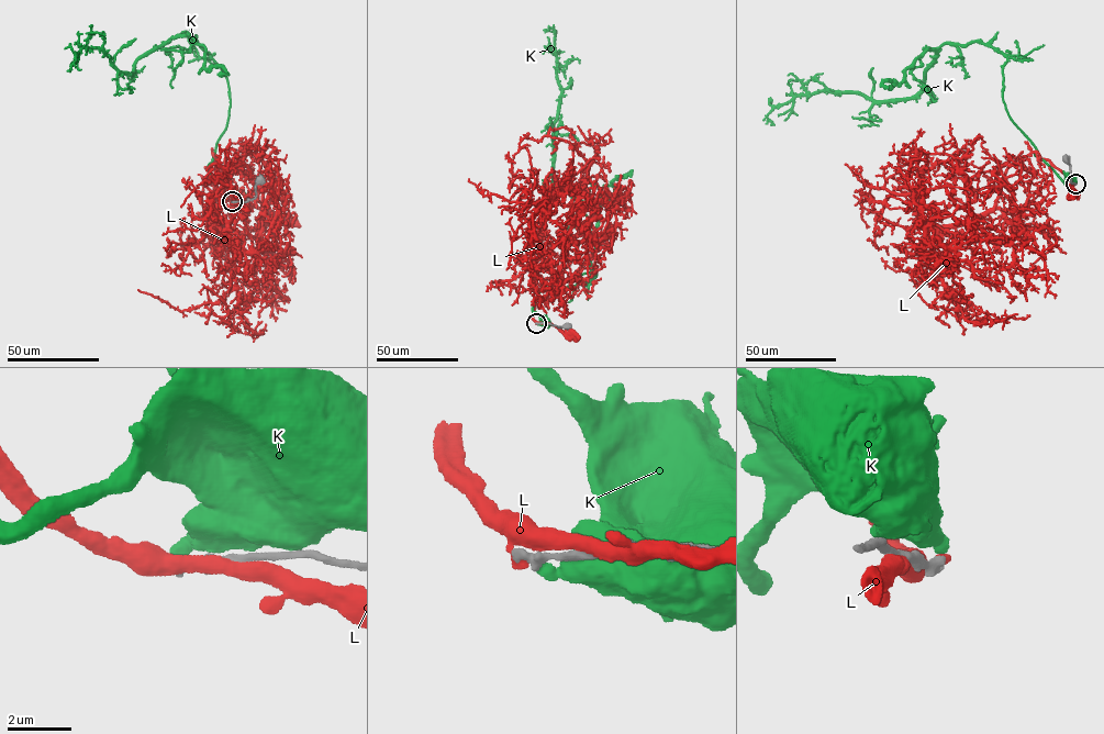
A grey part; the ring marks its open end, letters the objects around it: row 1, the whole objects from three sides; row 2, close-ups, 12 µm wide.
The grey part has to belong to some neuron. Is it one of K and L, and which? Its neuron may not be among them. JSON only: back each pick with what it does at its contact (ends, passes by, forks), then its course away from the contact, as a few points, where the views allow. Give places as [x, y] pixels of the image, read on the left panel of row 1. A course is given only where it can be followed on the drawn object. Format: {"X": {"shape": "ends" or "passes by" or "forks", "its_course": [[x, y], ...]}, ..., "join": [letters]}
{"join": []}

